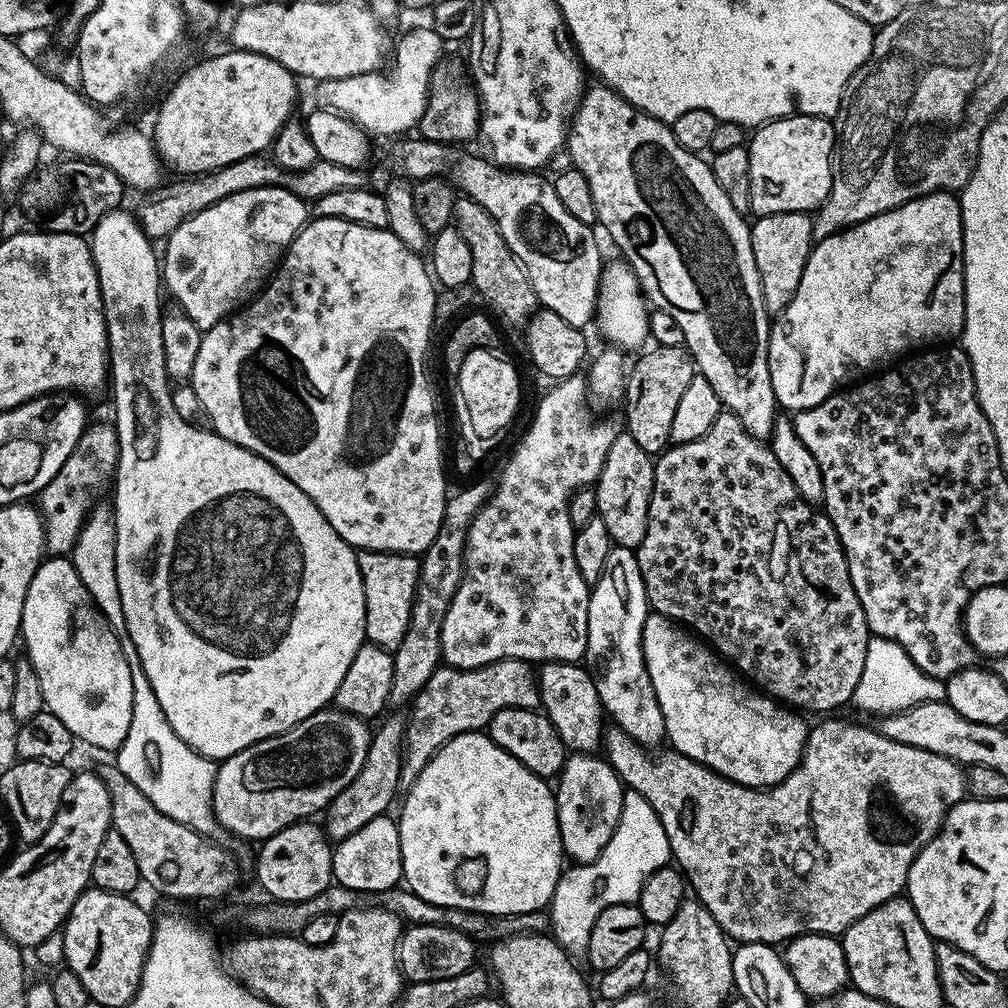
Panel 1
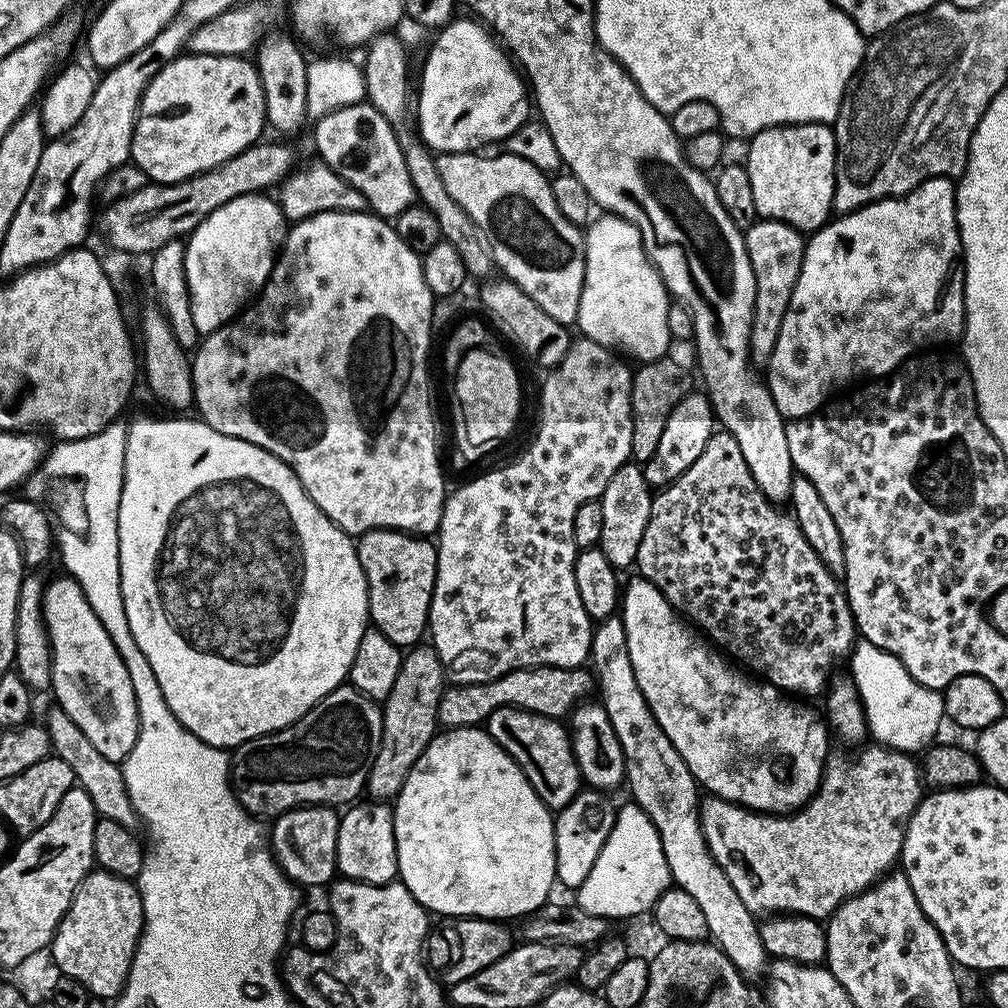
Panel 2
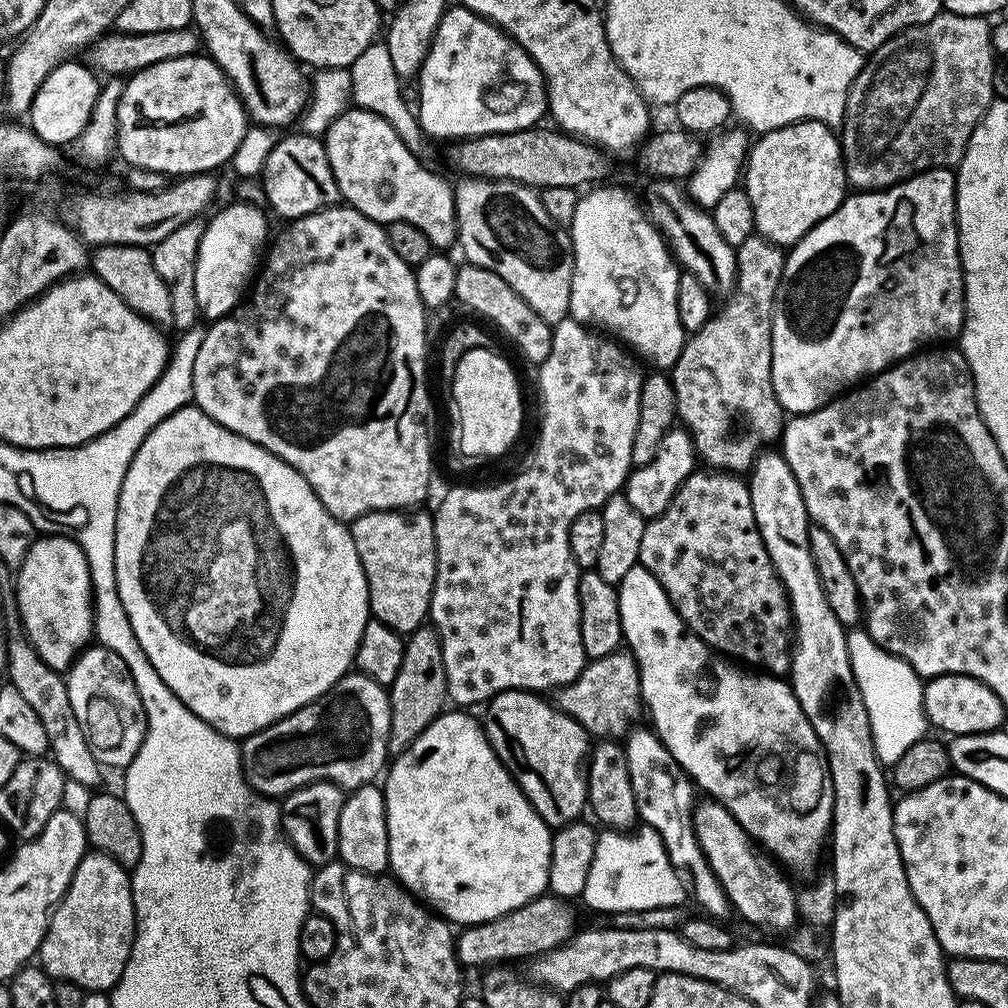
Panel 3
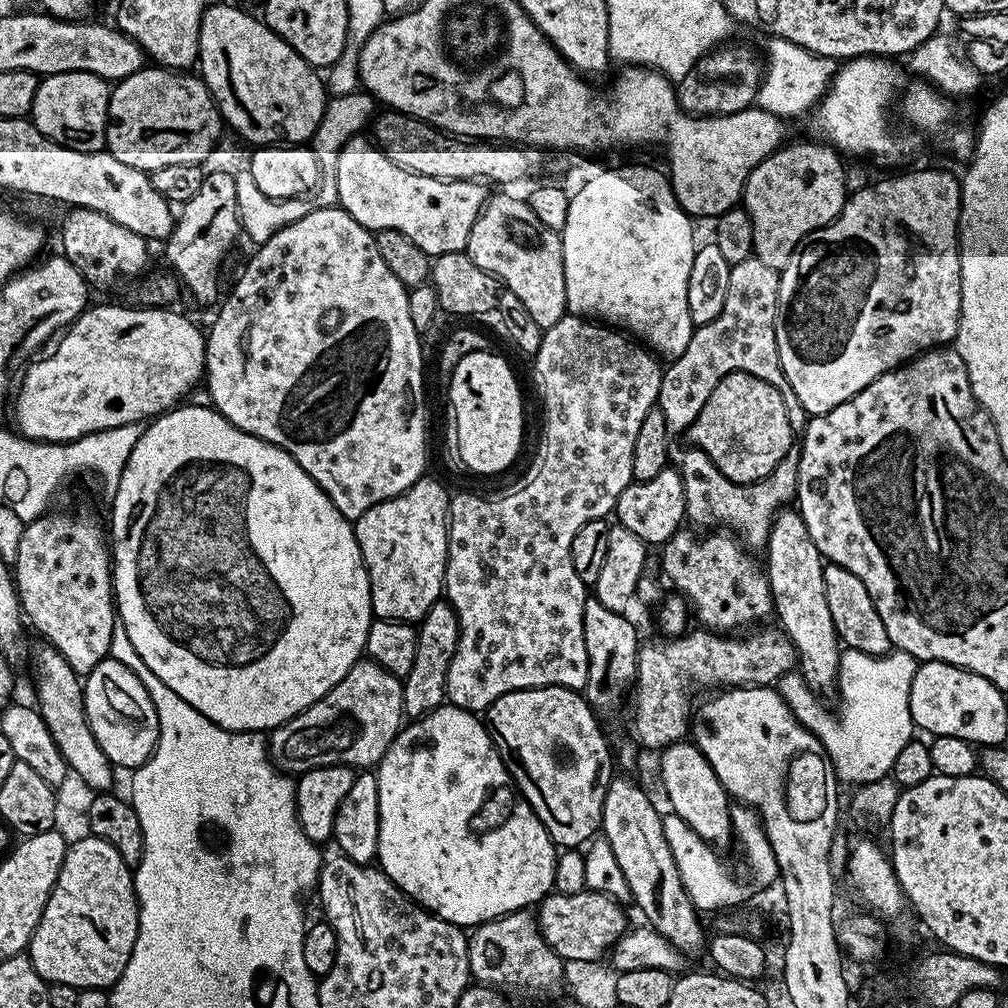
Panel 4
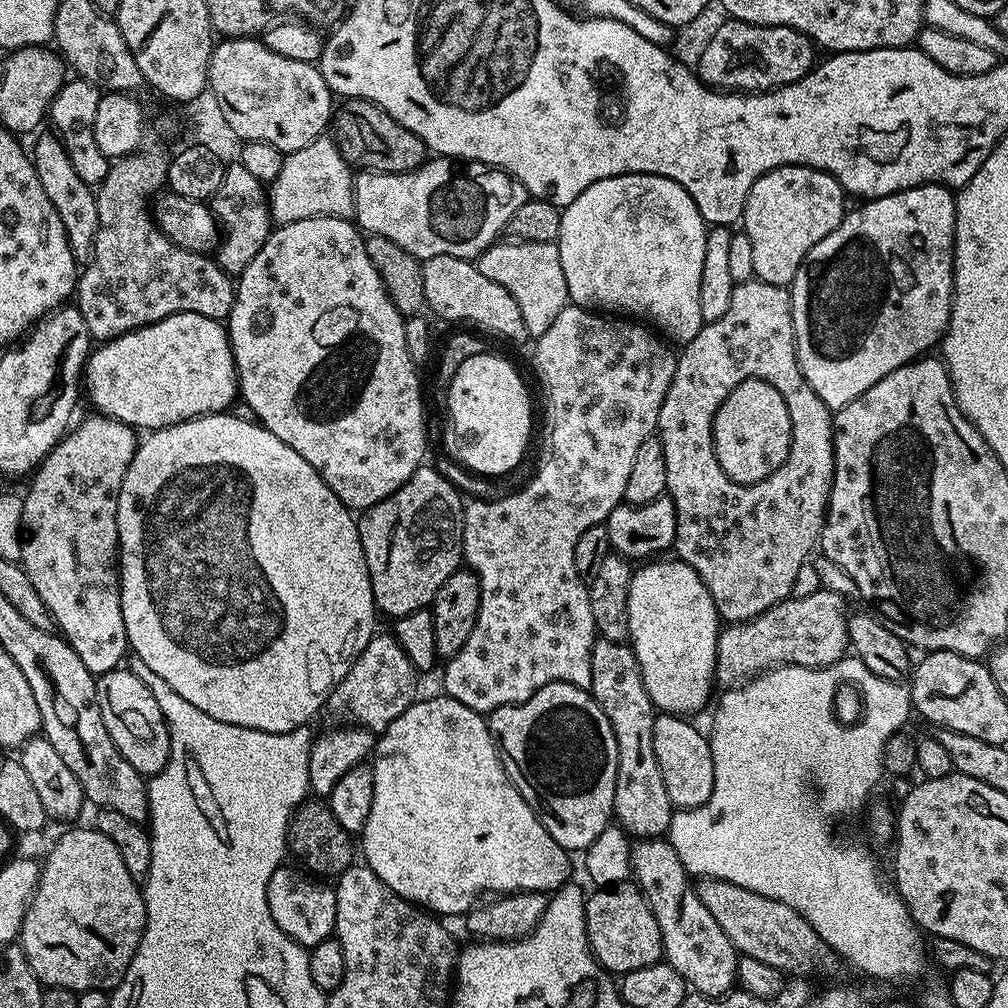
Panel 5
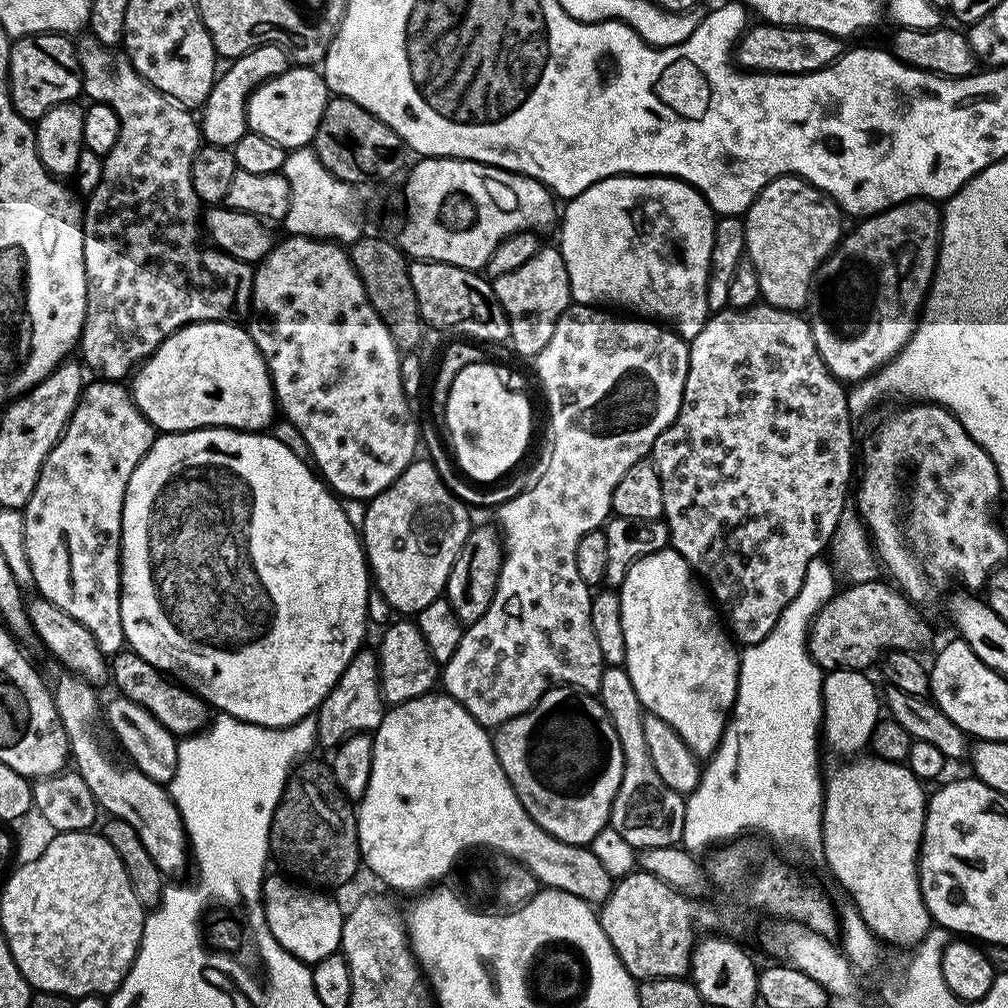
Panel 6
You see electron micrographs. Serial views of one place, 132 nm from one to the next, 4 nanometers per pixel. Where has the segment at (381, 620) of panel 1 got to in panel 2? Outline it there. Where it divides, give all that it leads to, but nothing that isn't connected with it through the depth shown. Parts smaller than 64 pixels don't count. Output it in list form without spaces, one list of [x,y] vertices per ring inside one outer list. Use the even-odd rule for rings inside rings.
[[[379,528],[364,532],[355,541],[358,562],[368,583],[368,614],[371,623],[390,642],[407,650],[425,639],[428,611],[436,581],[436,545],[411,532]]]

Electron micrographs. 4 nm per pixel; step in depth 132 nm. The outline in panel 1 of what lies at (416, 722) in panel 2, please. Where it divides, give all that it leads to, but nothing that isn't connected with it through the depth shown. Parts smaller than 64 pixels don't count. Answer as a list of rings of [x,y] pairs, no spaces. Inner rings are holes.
[[[392,714],[380,729],[375,729],[370,750],[366,754],[366,762],[362,770],[358,770],[358,778],[354,778],[354,782],[350,782],[350,786],[346,786],[346,790],[342,790],[338,798],[330,801],[322,813],[322,827],[329,841],[339,842],[350,838],[350,834],[362,830],[366,822],[374,822],[374,818],[385,815],[389,811],[388,807],[392,803],[393,805],[397,803],[398,793],[401,791],[400,775],[404,761],[405,727],[405,717]]]

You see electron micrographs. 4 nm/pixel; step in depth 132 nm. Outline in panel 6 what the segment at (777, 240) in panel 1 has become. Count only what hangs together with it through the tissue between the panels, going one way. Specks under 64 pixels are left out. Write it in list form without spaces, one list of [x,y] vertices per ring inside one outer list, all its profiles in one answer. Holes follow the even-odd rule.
[[[763,302],[756,304],[753,308],[728,308],[723,312],[712,312],[702,326],[702,330],[698,330],[698,334],[689,343],[688,369],[686,370],[686,386],[682,394],[682,406],[678,410],[674,422],[670,426],[666,426],[666,430],[662,430],[662,434],[658,434],[658,438],[654,442],[650,453],[650,459],[652,465],[658,470],[658,482],[662,482],[662,502],[664,503],[662,519],[668,525],[668,538],[671,547],[675,548],[678,554],[682,554],[682,558],[706,585],[711,599],[718,605],[719,611],[726,621],[727,631],[741,645],[747,646],[762,642],[762,638],[766,638],[766,634],[770,634],[770,630],[774,630],[774,626],[778,622],[778,614],[782,614],[782,610],[786,610],[786,606],[790,606],[794,594],[798,594],[798,590],[802,590],[802,578],[806,578],[806,566],[810,566],[812,559],[821,555],[825,551],[826,546],[830,544],[832,535],[835,534],[835,527],[838,526],[838,518],[842,513],[843,504],[849,499],[850,485],[854,480],[854,472],[852,476],[852,423],[854,423],[854,420],[848,410],[848,392],[845,385],[828,372],[828,368],[818,354],[818,346],[814,346],[814,338],[812,337],[808,321],[800,312],[788,312],[784,308],[776,308],[773,304]]]

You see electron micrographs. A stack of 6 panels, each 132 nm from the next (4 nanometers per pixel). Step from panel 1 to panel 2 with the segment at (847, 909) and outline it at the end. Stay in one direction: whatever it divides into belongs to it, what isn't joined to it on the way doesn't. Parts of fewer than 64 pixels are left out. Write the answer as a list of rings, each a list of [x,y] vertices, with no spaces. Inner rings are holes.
[[[875,742],[869,743],[869,745],[869,748],[861,747],[856,750],[861,750],[861,752],[856,752],[853,756],[848,752],[829,751],[828,758],[824,761],[824,776],[820,780],[818,790],[809,798],[808,803],[803,808],[798,808],[794,812],[787,814],[752,812],[741,804],[732,804],[728,800],[714,795],[709,795],[708,801],[703,801],[700,804],[700,825],[704,831],[710,854],[718,862],[718,866],[722,866],[726,878],[730,878],[730,886],[734,886],[734,890],[738,890],[738,898],[742,898],[742,902],[752,913],[808,916],[811,920],[824,922],[835,912],[839,904],[846,902],[852,896],[857,896],[859,892],[865,892],[870,885],[875,884],[877,880],[881,880],[897,867],[908,823],[925,795],[926,788],[922,783],[920,765],[909,753],[885,748],[884,745]]]

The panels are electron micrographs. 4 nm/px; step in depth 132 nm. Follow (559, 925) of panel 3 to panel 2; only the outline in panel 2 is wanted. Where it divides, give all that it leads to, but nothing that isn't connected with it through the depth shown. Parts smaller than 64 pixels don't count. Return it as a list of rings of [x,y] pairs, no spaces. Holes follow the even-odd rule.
[[[466,916],[463,918],[452,918],[447,922],[429,931],[426,941],[426,963],[433,976],[440,981],[441,985],[451,986],[462,982],[462,978],[470,978],[470,974],[478,974],[478,970],[486,970],[493,962],[498,962],[514,946],[514,939],[508,933],[509,925],[498,920],[485,920],[479,916]]]

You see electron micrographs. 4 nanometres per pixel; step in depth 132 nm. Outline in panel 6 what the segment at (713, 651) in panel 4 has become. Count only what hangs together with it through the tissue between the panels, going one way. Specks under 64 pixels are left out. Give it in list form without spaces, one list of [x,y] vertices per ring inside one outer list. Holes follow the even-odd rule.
[[[879,578],[861,584],[849,583],[844,589],[822,606],[808,630],[808,655],[820,669],[864,670],[867,664],[875,665],[889,650],[916,654],[931,642],[932,628],[924,621],[920,613],[923,611],[891,583]]]

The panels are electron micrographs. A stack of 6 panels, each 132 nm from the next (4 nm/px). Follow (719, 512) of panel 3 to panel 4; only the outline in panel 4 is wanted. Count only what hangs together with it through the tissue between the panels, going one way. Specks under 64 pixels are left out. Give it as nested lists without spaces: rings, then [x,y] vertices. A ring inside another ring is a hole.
[[[681,530],[672,535],[666,543],[659,549],[660,552],[660,564],[664,567],[664,572],[668,575],[668,580],[673,584],[675,591],[679,593],[679,595],[683,596],[685,601],[690,605],[691,611],[694,613],[695,619],[696,616],[701,620],[703,627],[707,629],[709,632],[719,632],[721,634],[732,634],[737,630],[748,630],[753,626],[759,625],[761,622],[759,620],[764,620],[769,615],[770,617],[773,615],[774,609],[772,606],[772,591],[770,590],[770,586],[768,585],[768,573],[762,567],[761,561],[760,564],[755,560],[754,557],[748,556],[752,555],[749,552],[749,549],[745,547],[743,543],[733,533],[727,530],[712,530],[707,534],[704,534],[704,537],[701,540],[696,540],[696,536],[692,532],[687,532],[687,530]]]

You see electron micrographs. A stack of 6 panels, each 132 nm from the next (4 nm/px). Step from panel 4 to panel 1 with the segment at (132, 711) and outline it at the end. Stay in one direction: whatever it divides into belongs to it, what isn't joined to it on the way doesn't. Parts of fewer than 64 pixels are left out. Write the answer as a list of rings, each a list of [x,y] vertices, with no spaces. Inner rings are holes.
[[[53,556],[36,568],[34,578],[26,590],[20,636],[28,651],[25,652],[26,659],[34,666],[34,674],[38,674],[38,682],[42,685],[45,709],[62,718],[66,730],[70,730],[77,741],[85,740],[96,748],[119,749],[128,737],[130,714],[134,706],[130,662],[126,662],[126,654],[122,654],[122,646],[108,625],[108,619],[100,613],[68,556]]]

